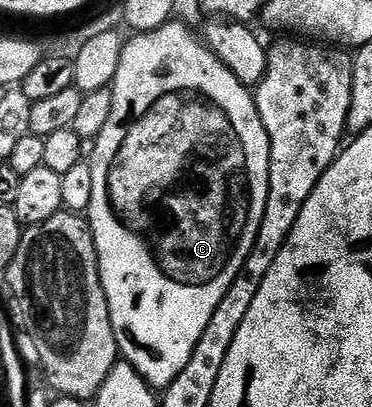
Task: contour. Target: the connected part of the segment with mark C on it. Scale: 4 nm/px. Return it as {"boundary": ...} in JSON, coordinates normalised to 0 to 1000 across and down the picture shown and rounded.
{"boundary":[[[460,52],[438,61],[417,76],[384,76],[363,84],[360,96],[341,93],[328,118],[328,138],[323,140],[323,170],[312,170],[312,189],[301,206],[306,236],[301,238],[301,280],[290,285],[290,307],[280,307],[280,327],[269,327],[269,337],[250,344],[247,361],[253,373],[239,373],[237,398],[247,415],[247,494],[237,521],[237,545],[247,572],[253,575],[253,600],[258,602],[258,622],[263,624],[263,668],[269,671],[269,690],[274,708],[285,722],[290,740],[290,759],[296,762],[296,786],[301,789],[301,808],[312,828],[312,848],[323,865],[325,880],[366,907],[366,916],[376,916],[376,926],[409,956],[441,956],[452,946],[462,946],[462,936],[473,936],[473,926],[484,926],[484,916],[495,907],[495,897],[505,897],[505,887],[516,877],[516,867],[527,857],[527,848],[538,838],[538,828],[548,818],[548,808],[570,789],[570,769],[581,769],[581,759],[591,749],[591,740],[613,720],[613,710],[624,700],[624,690],[642,671],[642,661],[661,649],[661,629],[683,614],[683,587],[694,577],[694,565],[704,550],[710,533],[710,514],[720,494],[720,464],[726,462],[726,339],[710,317],[710,307],[694,285],[694,270],[683,256],[683,238],[675,216],[659,214],[645,197],[599,160],[570,128],[554,118],[551,103],[538,101],[530,84],[522,86],[489,57]]]}

